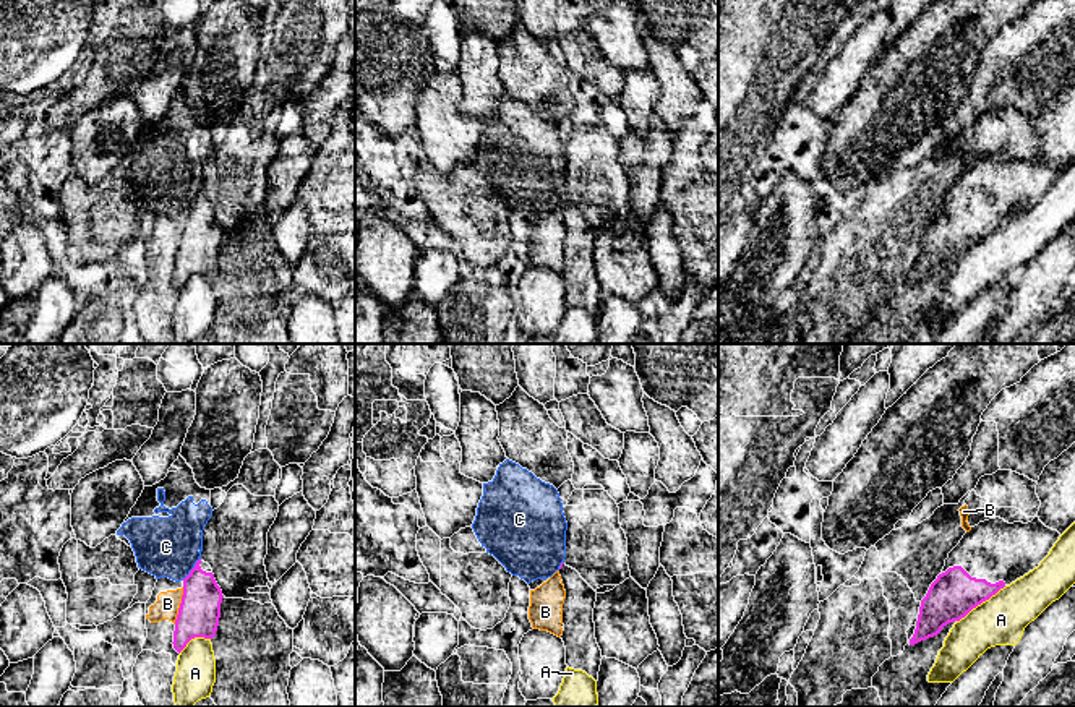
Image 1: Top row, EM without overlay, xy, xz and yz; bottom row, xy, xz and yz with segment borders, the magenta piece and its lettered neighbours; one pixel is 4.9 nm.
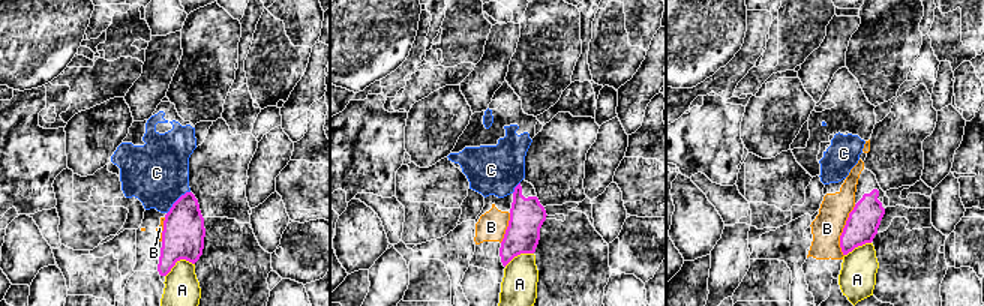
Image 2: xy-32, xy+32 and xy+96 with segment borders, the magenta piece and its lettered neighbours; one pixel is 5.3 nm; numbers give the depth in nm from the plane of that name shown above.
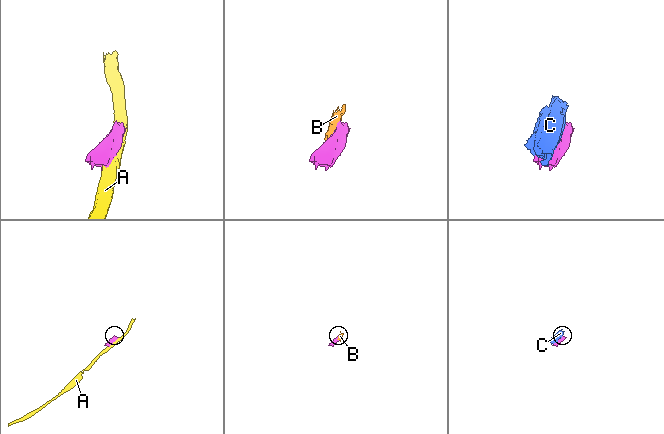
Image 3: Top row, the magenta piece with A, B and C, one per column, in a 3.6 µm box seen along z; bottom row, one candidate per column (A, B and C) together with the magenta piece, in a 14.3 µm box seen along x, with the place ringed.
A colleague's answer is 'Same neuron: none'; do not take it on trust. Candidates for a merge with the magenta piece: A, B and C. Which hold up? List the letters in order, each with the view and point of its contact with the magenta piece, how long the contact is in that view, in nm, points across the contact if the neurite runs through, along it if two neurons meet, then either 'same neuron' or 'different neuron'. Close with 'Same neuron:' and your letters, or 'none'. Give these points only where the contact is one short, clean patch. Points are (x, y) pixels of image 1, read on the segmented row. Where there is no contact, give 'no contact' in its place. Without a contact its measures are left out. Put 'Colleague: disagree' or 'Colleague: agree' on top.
Colleague: agree
A: yz (981, 602) | 300 nm | different neuron
B: xy (180, 605) | 190 nm | along xy (184, 587), (174, 623) | different neuron
C: xy (192, 569) | 140 nm | different neuron
Same neuron: none

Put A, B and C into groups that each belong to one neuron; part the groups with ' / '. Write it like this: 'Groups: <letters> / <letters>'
Groups: A / B / C

